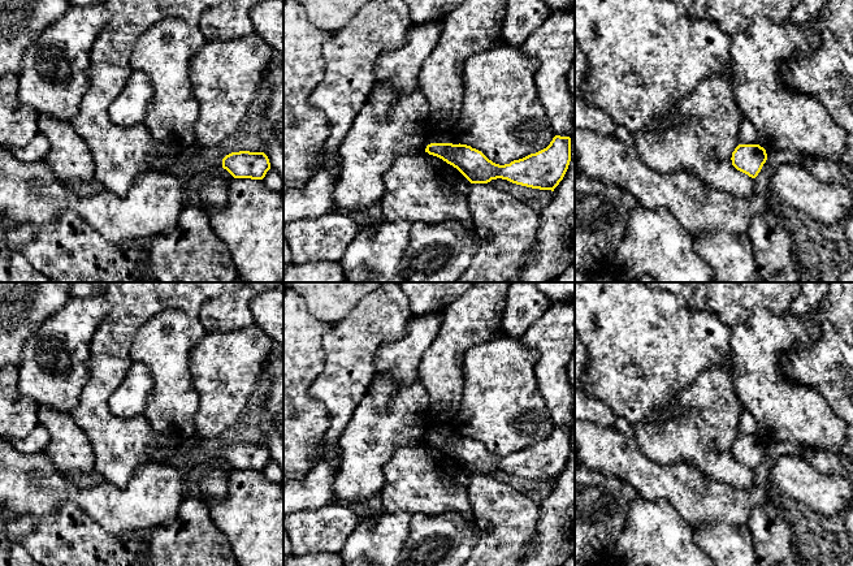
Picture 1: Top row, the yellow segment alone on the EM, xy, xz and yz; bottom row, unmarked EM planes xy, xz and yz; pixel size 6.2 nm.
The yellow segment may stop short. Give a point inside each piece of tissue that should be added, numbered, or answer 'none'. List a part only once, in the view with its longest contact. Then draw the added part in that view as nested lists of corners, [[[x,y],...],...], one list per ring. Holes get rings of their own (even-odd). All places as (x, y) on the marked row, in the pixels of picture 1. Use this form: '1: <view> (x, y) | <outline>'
none

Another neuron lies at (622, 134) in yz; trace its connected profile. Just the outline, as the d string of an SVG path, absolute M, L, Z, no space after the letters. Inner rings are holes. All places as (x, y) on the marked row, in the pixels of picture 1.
M622 126L616 128L612 137L625 146L629 146L629 147L635 146L635 134L625 128L622 128Z

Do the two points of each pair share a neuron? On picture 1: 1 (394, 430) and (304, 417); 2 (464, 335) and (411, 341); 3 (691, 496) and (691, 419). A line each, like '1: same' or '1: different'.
1: different
2: different
3: different

